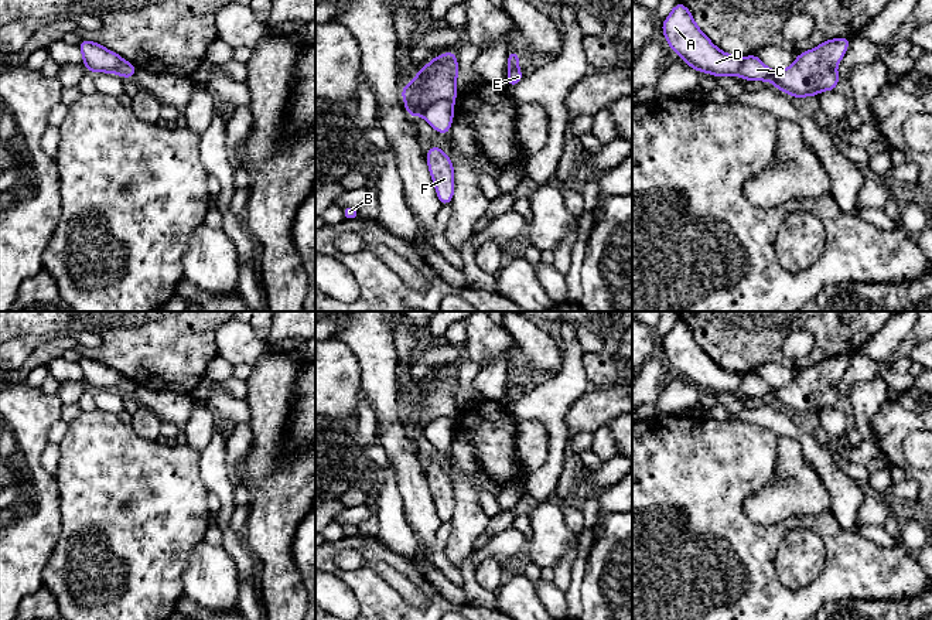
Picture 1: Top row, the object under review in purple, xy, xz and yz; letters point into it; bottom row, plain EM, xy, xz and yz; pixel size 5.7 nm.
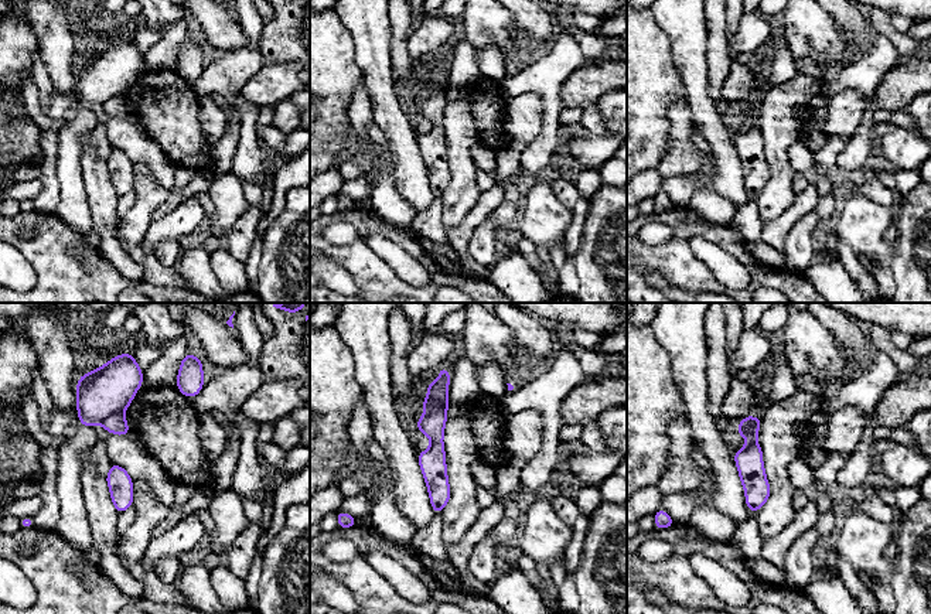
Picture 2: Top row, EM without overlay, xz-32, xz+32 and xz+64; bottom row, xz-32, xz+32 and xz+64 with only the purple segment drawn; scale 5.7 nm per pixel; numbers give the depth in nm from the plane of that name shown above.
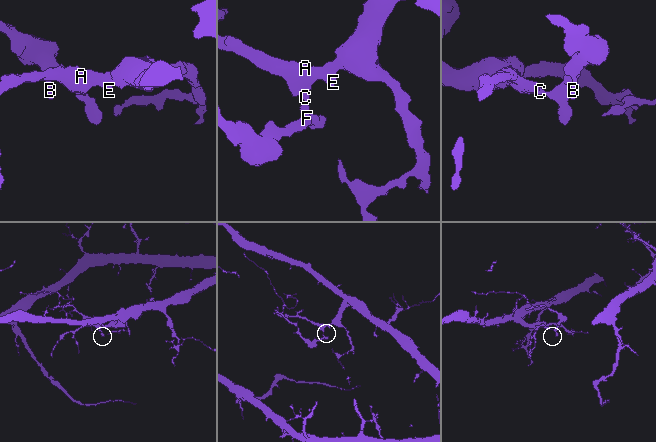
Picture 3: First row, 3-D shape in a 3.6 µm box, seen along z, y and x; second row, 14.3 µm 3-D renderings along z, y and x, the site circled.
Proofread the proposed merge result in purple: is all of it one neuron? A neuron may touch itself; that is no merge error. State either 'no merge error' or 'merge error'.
merge error

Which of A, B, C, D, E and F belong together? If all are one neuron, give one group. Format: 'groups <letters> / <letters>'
groups A D E / B C F

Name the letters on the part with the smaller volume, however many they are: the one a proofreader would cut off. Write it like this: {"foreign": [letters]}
{"foreign": ["B", "C", "F"]}

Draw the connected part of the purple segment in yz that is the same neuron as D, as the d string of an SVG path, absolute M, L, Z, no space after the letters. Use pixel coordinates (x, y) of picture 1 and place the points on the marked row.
M677 3L662 23L663 35L670 47L687 65L713 76L738 76L742 57L723 52L697 27L692 13Z

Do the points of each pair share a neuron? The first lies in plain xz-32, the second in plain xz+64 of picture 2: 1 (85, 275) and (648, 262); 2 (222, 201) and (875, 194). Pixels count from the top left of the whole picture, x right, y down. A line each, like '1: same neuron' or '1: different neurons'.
1: same neuron
2: different neurons

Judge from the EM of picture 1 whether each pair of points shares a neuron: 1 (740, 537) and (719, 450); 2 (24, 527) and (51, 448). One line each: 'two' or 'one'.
1: one
2: two

